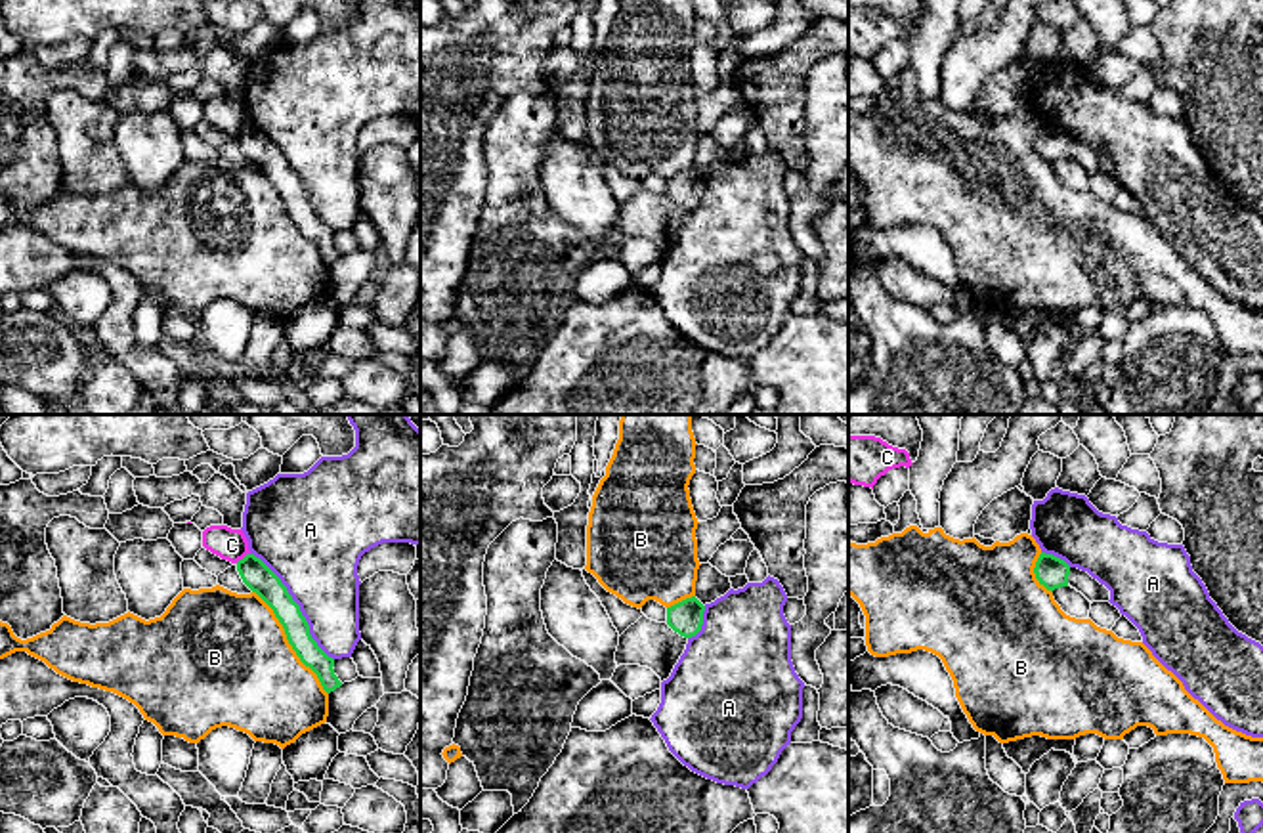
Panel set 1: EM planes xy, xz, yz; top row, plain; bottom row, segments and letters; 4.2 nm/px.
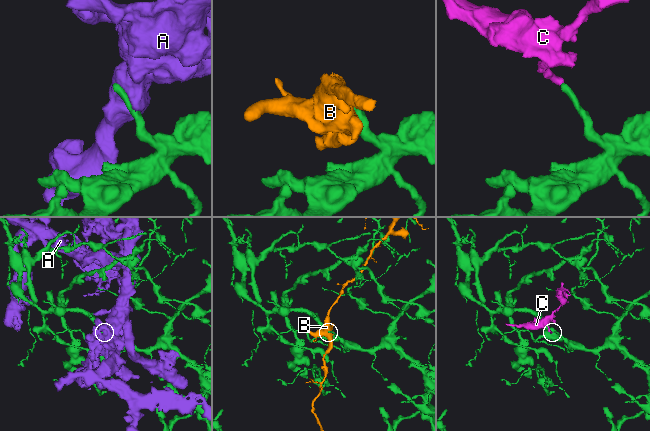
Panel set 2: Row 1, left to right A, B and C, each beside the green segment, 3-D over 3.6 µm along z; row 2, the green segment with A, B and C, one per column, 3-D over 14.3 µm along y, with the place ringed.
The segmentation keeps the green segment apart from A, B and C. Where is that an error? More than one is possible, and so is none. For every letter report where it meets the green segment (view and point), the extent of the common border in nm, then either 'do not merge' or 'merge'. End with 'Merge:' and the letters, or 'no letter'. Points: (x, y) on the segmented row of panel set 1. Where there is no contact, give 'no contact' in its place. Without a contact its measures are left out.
A: xy (299, 606) | 550 nm | do not merge
B: xy (289, 642) | 550 nm | do not merge
C: xy (243, 558) | 80 nm | do not merge
Merge: no letter

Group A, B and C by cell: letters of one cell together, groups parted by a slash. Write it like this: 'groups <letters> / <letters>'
groups A / B / C

